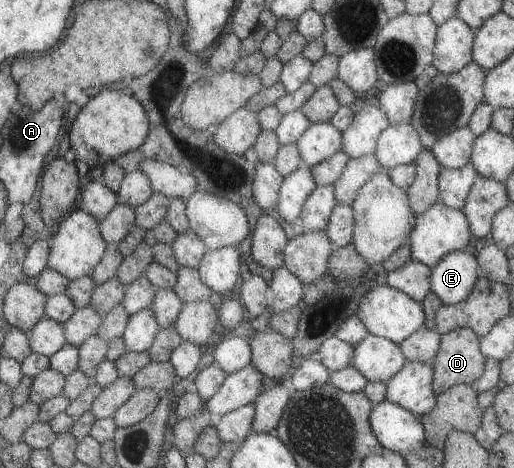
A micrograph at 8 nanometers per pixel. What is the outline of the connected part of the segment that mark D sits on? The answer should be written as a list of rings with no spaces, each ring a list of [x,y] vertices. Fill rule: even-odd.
[[[456,327],[454,330],[442,333],[437,355],[430,363],[433,371],[431,389],[438,394],[455,384],[470,385],[483,373],[485,360],[479,353],[479,337],[473,331]]]

